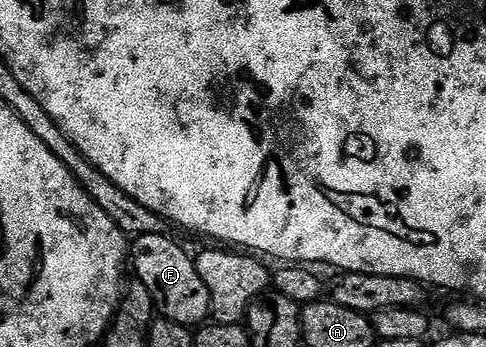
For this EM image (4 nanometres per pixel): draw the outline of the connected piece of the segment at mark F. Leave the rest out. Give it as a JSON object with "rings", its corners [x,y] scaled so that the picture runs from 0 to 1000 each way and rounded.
{"rings":[[[340,669],[325,671],[296,671],[286,674],[276,695],[272,712],[272,761],[280,775],[280,787],[290,810],[290,824],[305,833],[313,850],[319,876],[333,879],[340,902],[335,902],[348,922],[354,922],[364,937],[383,937],[389,942],[403,942],[403,934],[422,934],[432,896],[438,899],[440,865],[436,856],[436,836],[414,798],[401,758],[401,744],[362,695],[342,680]]]}

